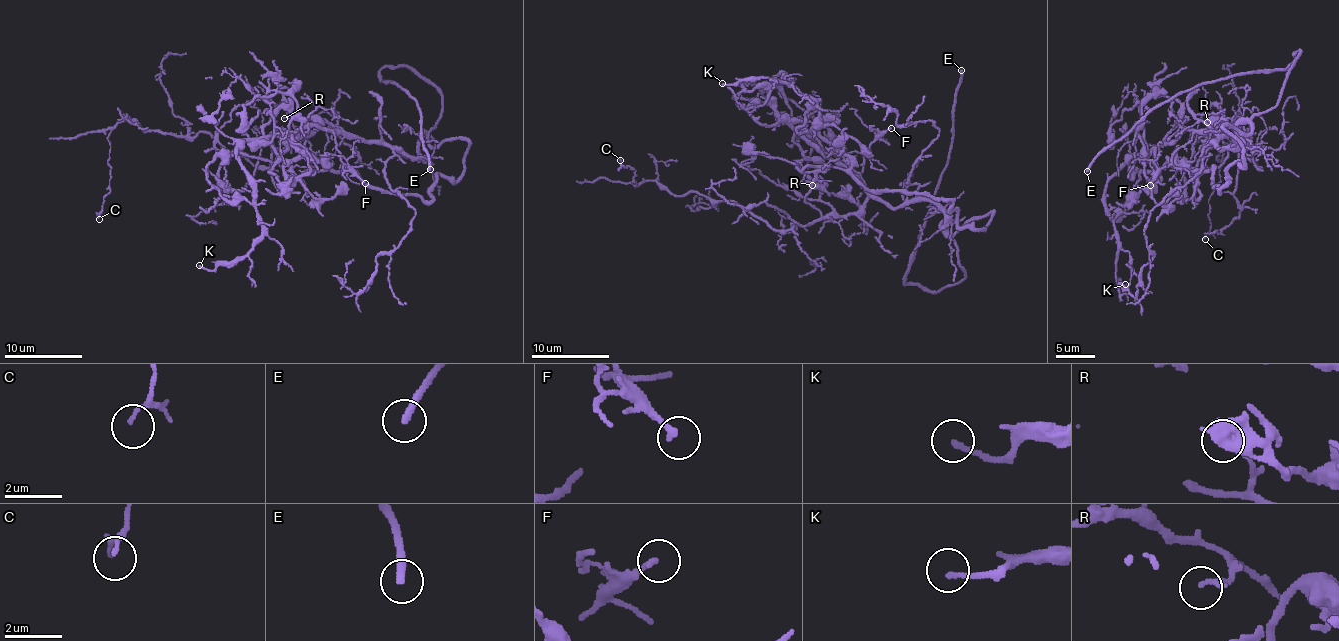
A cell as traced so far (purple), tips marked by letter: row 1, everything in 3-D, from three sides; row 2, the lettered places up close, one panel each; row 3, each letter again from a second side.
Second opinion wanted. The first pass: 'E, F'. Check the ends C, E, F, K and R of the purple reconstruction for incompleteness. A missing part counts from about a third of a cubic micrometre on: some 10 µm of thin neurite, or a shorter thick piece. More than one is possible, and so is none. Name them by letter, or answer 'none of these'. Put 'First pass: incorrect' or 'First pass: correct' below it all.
E, F
First pass: correct

